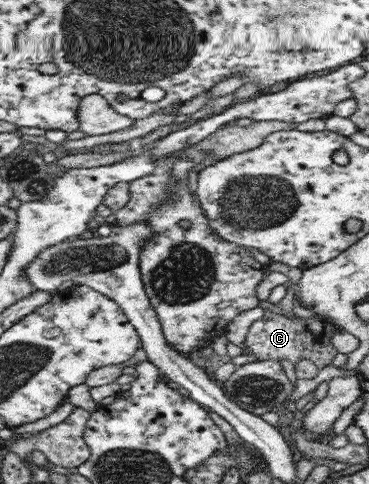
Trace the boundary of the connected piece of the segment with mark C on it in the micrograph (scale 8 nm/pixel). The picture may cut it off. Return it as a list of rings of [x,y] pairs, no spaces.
[[[271,312],[251,324],[246,337],[246,347],[256,360],[285,359],[295,365],[300,359],[309,359],[320,369],[329,365],[331,359],[337,355],[330,341],[331,337],[340,331],[331,320],[319,315],[289,318]]]

